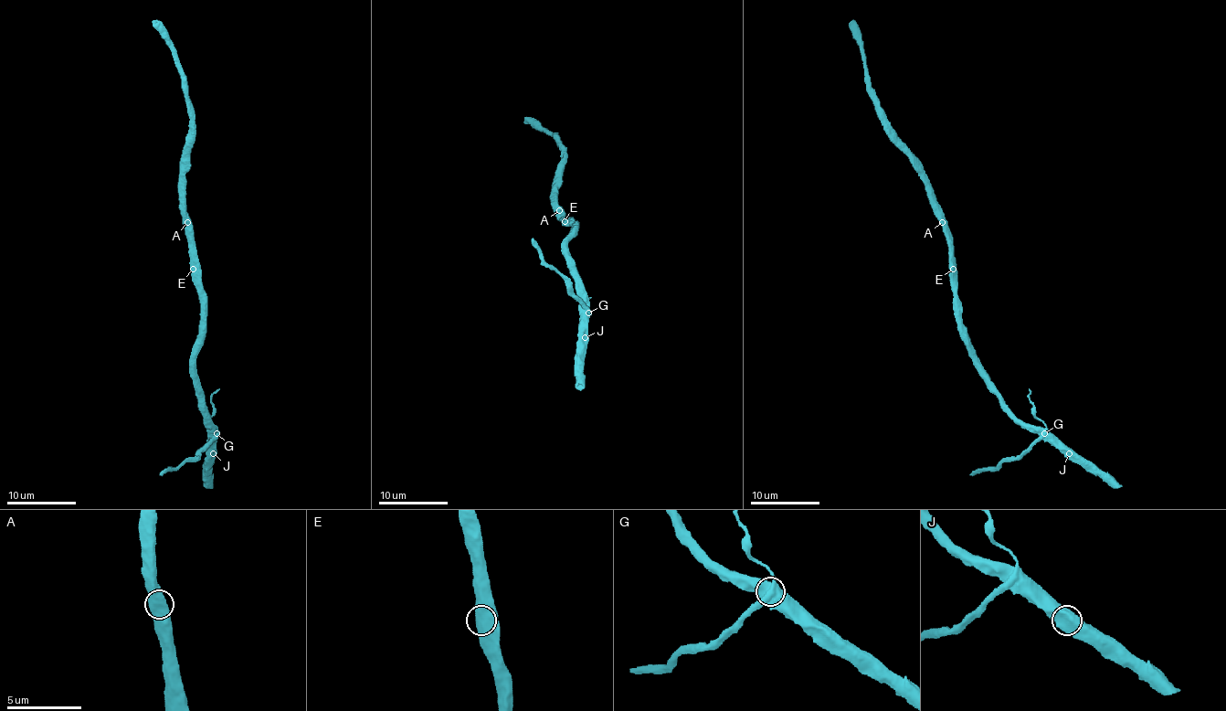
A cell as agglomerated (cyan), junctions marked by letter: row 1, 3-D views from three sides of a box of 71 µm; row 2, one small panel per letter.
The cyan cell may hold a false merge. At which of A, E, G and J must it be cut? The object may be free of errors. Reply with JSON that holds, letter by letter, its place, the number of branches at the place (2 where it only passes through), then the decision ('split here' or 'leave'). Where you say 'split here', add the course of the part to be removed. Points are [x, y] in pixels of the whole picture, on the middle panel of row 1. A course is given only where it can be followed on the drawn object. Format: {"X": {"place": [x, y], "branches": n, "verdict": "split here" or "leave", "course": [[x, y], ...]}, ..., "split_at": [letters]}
{"A": {"place": [559, 210], "branches": 2, "verdict": "leave"}, "E": {"place": [565, 221], "branches": 2, "verdict": "leave"}, "G": {"place": [588, 313], "branches": 3, "verdict": "split here", "course": [[588, 313], [544, 259], [540, 247], [531, 238]]}, "J": {"place": [585, 337], "branches": 1, "verdict": "leave"}, "split_at": ["G"]}

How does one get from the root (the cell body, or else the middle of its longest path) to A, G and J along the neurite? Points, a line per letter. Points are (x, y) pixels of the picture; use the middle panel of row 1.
A: (567, 221), (559, 210)
G: (567, 221), (573, 227), (573, 231), (567, 237), (569, 273), (578, 287), (584, 308), (588, 313)
J: (567, 221), (573, 227), (573, 231), (567, 237), (567, 264), (578, 287), (580, 327), (585, 337)

